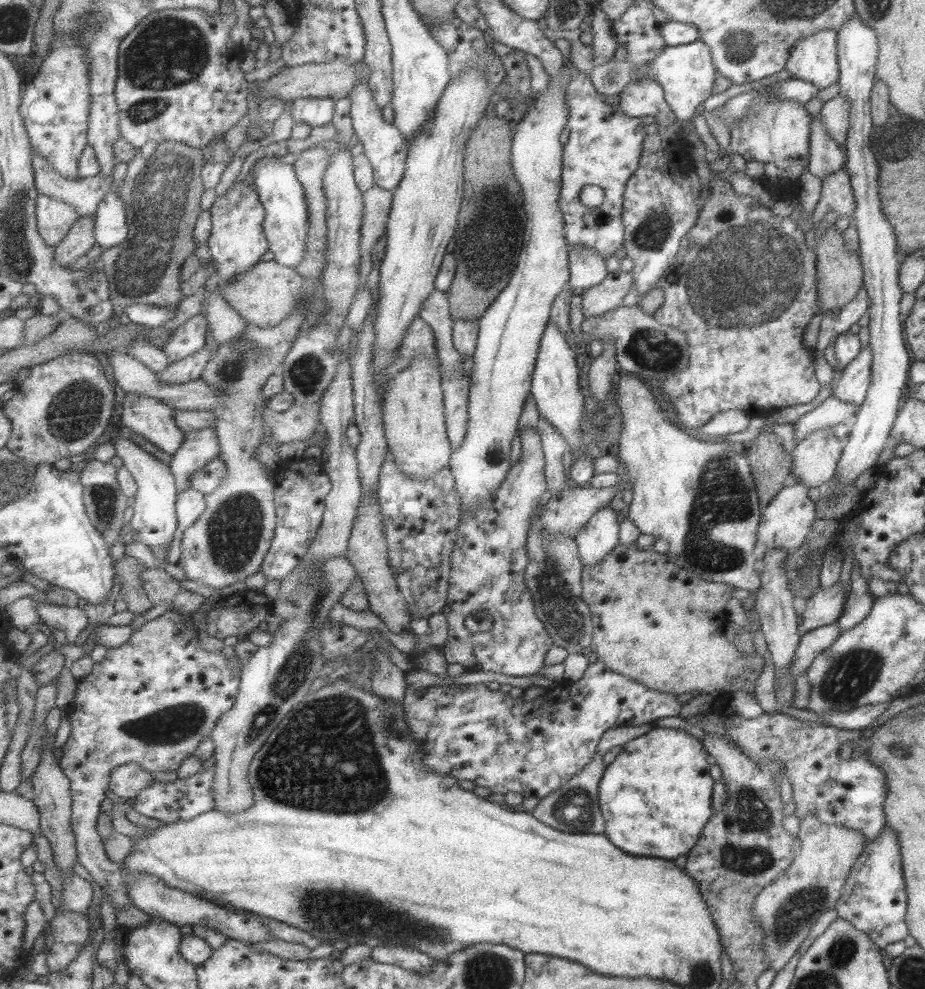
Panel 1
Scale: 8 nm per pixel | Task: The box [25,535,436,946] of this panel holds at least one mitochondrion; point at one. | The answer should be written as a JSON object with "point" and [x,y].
{"point":[340,727]}

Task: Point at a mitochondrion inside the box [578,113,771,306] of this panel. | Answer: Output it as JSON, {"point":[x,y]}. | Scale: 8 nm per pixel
{"point":[654,232]}

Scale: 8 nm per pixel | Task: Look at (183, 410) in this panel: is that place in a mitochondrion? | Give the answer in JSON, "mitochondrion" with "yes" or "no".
{"mitochondrion":"no"}

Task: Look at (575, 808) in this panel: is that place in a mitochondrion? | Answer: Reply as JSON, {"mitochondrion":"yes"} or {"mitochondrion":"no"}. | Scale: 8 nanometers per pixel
{"mitochondrion":"yes"}

